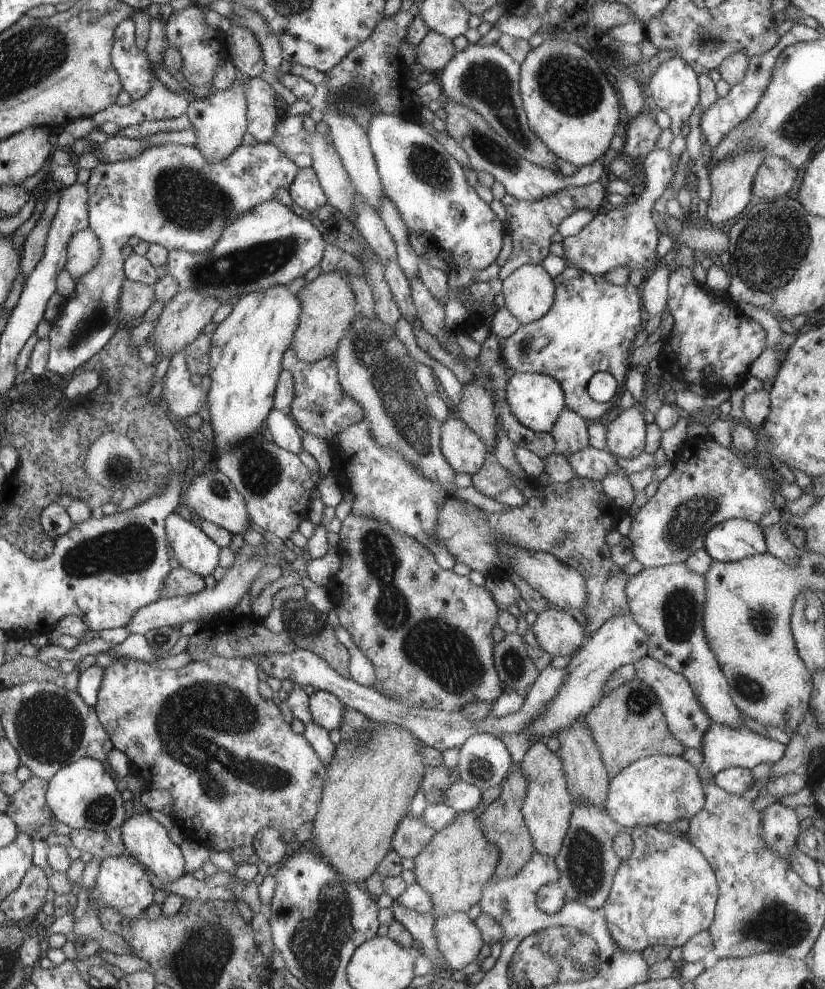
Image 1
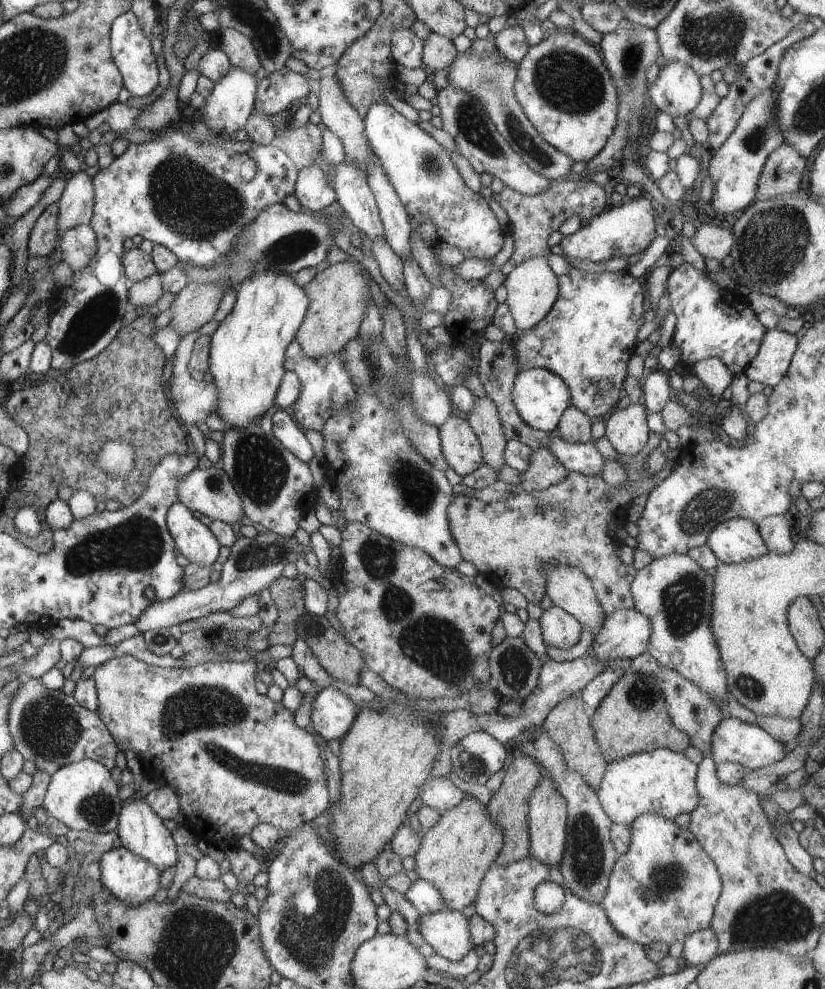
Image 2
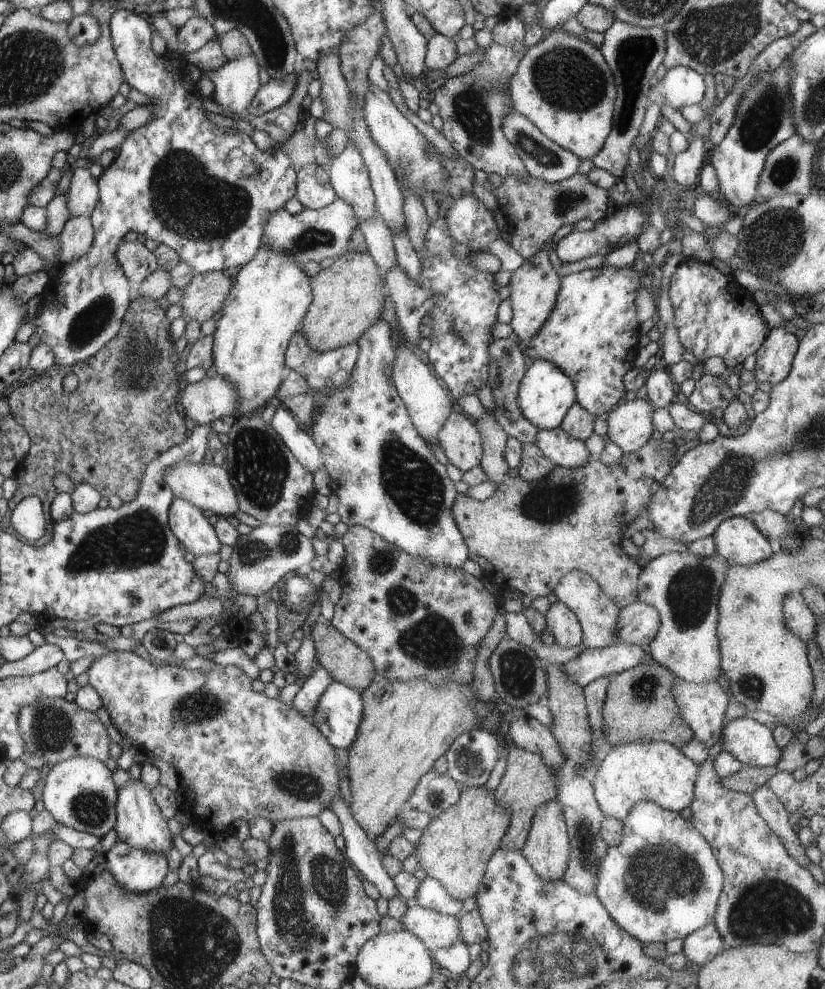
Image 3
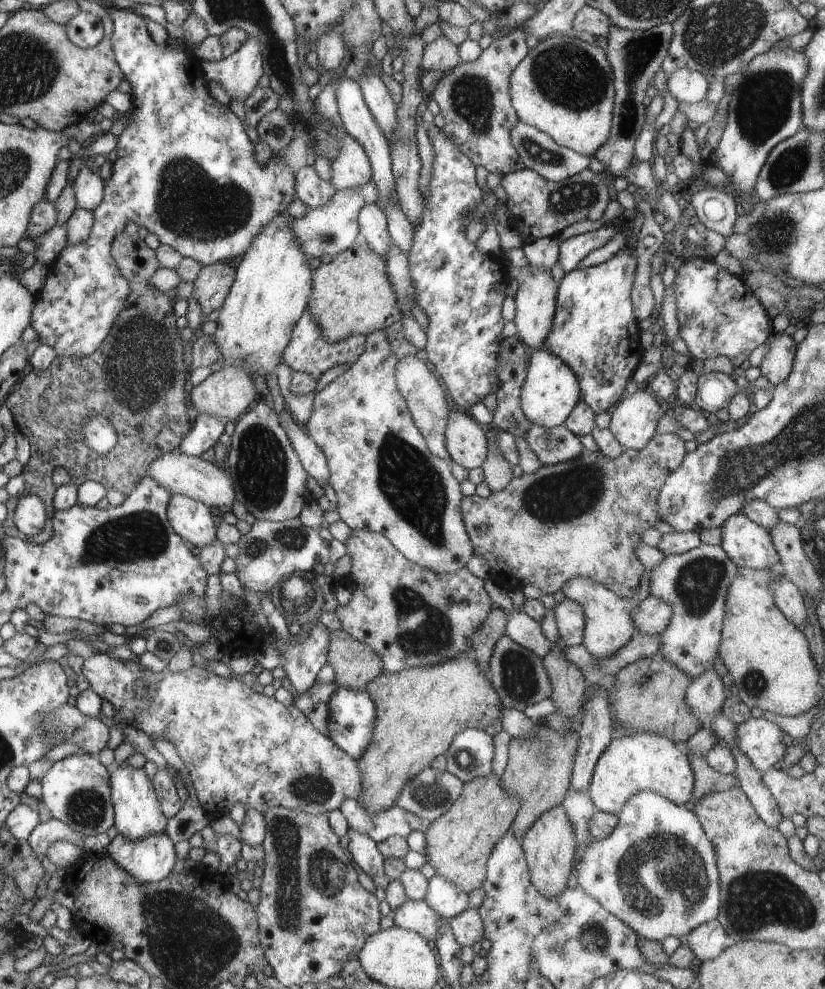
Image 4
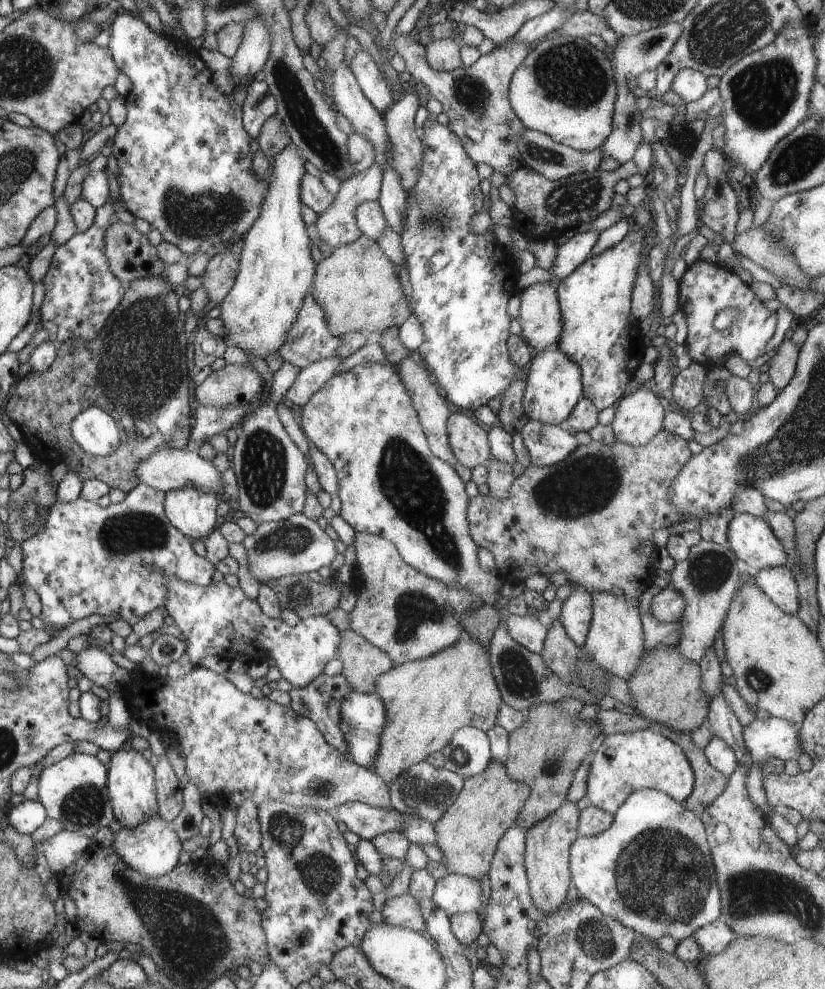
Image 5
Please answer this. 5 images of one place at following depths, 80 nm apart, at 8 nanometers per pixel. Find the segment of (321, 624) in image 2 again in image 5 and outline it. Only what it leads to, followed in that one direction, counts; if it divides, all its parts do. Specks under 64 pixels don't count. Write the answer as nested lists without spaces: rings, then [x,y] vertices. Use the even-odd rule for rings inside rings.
[[[354,630],[342,631],[340,639],[337,658],[342,660],[341,675],[354,692],[376,694],[376,678],[394,668],[392,658]]]

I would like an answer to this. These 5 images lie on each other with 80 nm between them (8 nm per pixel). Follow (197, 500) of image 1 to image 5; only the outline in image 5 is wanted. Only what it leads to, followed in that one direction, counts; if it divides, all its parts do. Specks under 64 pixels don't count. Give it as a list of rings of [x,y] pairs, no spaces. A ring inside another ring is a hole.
[[[171,447],[160,448],[155,454],[142,456],[139,463],[139,469],[136,470],[139,475],[140,483],[146,483],[147,486],[154,487],[155,490],[164,493],[170,490],[186,488],[186,486],[196,486],[198,490],[208,490],[208,492],[216,492],[222,496],[222,500],[226,498],[223,486],[222,475],[216,469],[213,462],[204,460],[197,452],[190,452],[186,449],[174,449]]]

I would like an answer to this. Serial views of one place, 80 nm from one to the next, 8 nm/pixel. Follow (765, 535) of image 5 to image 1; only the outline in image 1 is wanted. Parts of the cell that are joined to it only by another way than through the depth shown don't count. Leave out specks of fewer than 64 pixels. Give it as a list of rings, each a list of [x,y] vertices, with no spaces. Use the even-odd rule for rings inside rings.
[[[728,519],[713,526],[703,539],[703,549],[714,561],[723,563],[767,551],[763,530],[746,519]]]

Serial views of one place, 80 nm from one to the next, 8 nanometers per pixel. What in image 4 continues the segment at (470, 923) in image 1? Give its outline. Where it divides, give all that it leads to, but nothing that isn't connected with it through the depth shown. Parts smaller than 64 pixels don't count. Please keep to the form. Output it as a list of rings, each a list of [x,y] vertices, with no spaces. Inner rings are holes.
[[[411,899],[404,900],[402,906],[391,912],[390,915],[394,924],[399,928],[422,936],[430,944],[433,944],[433,941],[438,938],[440,926],[444,922],[428,904]]]

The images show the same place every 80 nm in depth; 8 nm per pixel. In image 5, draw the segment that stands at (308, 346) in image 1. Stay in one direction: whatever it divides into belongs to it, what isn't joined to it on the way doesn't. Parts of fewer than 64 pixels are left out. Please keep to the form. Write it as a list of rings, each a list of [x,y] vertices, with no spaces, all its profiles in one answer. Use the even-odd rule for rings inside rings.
[[[364,234],[352,244],[334,248],[334,252],[316,266],[311,289],[314,300],[326,314],[330,332],[334,336],[343,336],[360,331],[373,338],[387,328],[400,327],[412,312],[398,274],[378,242]]]

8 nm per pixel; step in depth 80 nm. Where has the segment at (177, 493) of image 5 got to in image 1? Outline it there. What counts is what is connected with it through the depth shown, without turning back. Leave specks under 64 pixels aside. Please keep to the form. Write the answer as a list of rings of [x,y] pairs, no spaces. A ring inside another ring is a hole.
[[[177,512],[168,517],[167,534],[168,540],[170,540],[170,550],[173,550],[174,557],[182,568],[185,568],[202,578],[210,576],[210,574],[216,570],[221,548],[216,542],[214,542],[214,540],[208,538],[208,535],[202,530],[202,528],[198,528],[196,524],[184,520],[184,518],[180,517],[179,512]]]

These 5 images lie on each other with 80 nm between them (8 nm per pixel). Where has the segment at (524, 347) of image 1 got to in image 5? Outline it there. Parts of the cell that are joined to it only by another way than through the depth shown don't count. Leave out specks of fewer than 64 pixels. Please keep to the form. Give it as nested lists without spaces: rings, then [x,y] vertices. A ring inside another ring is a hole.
[[[636,226],[610,250],[590,256],[556,287],[564,336],[557,348],[574,358],[582,370],[583,398],[592,400],[598,411],[616,406],[645,354],[645,336],[631,315],[631,296],[644,254],[644,227]]]

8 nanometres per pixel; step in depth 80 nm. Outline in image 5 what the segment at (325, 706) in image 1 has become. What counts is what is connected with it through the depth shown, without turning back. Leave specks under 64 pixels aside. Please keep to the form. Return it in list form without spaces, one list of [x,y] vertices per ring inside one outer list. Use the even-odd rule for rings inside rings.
[[[350,692],[340,706],[340,728],[344,732],[344,740],[348,742],[350,750],[349,759],[363,768],[373,769],[378,750],[380,750],[380,738],[384,734],[386,726],[386,706],[376,694],[364,694],[361,692]]]

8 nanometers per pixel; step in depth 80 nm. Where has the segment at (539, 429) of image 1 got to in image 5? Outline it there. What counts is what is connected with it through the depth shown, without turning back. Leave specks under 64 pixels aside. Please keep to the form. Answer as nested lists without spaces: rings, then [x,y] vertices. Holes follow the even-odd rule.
[[[557,347],[535,352],[527,365],[525,390],[522,398],[524,413],[530,421],[560,425],[583,398],[582,370],[574,358],[560,352]]]

